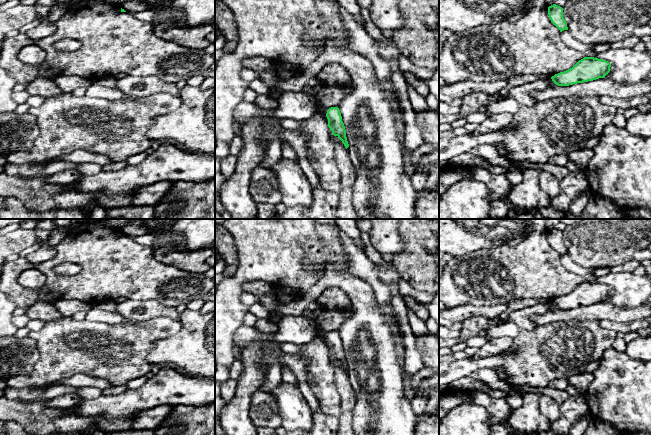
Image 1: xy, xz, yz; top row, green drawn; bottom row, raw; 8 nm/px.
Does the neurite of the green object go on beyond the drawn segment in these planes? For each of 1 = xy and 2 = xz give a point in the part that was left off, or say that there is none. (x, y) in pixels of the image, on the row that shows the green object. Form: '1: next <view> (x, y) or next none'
1: next none
2: next none

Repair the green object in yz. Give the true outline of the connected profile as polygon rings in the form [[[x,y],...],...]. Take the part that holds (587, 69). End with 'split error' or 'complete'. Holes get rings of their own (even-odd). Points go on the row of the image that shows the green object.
[[[584,57],[572,68],[555,74],[551,79],[558,86],[569,86],[605,78],[610,72],[610,67],[611,64],[606,60],[594,57]]]; complete

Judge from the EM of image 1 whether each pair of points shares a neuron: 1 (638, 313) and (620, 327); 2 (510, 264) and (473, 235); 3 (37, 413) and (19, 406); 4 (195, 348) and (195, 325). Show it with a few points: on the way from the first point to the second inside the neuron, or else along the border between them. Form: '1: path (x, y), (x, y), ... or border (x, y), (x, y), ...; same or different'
1: border (605, 318), (615, 321), (640, 320); different
2: border (507, 242), (466, 254); different
3: path (33, 413), (26, 413), (23, 410); same
4: path (197, 342), (197, 331); same

